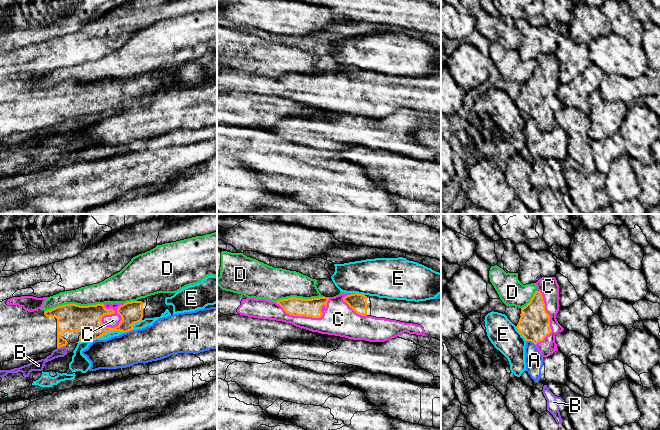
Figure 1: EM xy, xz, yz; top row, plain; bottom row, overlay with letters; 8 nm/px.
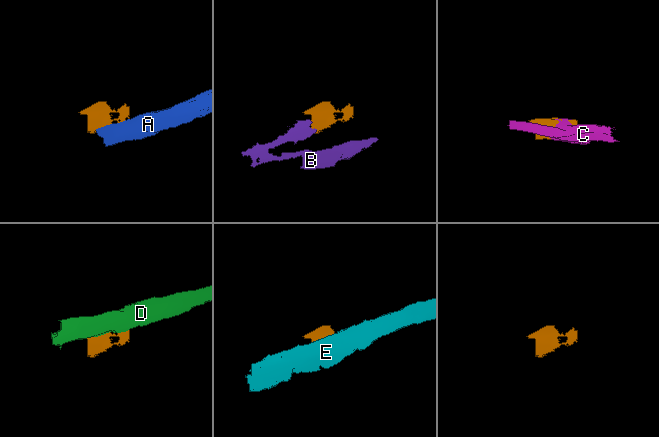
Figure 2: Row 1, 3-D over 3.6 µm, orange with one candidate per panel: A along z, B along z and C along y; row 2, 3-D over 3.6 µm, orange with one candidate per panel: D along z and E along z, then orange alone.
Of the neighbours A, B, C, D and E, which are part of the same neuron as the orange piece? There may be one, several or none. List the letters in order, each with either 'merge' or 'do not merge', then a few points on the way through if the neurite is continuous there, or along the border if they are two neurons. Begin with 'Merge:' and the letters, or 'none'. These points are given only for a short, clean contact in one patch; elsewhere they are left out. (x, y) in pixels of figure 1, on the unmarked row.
Merge: C
A: do not merge | along xy (132, 105), (123, 109)
B: do not merge | along xy (65, 121), (57, 124)
C: merge
D: do not merge
E: do not merge

